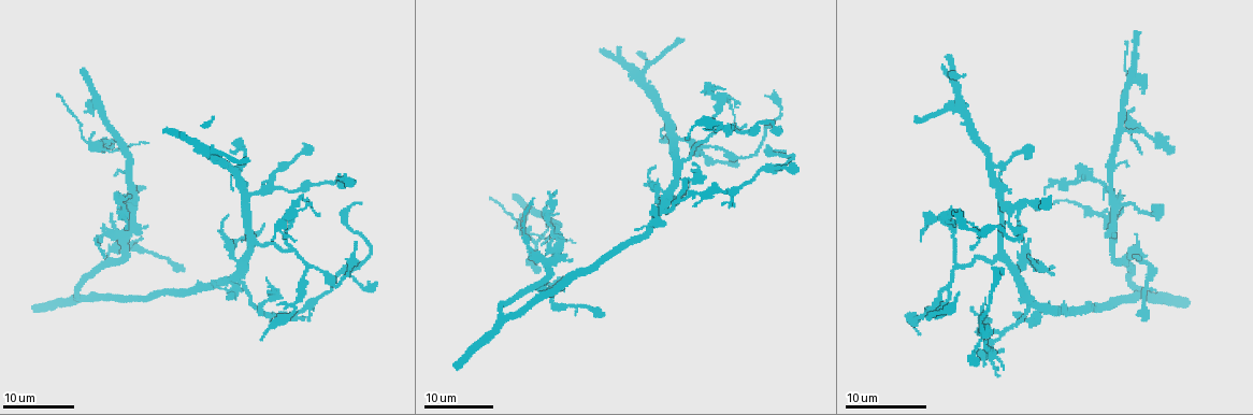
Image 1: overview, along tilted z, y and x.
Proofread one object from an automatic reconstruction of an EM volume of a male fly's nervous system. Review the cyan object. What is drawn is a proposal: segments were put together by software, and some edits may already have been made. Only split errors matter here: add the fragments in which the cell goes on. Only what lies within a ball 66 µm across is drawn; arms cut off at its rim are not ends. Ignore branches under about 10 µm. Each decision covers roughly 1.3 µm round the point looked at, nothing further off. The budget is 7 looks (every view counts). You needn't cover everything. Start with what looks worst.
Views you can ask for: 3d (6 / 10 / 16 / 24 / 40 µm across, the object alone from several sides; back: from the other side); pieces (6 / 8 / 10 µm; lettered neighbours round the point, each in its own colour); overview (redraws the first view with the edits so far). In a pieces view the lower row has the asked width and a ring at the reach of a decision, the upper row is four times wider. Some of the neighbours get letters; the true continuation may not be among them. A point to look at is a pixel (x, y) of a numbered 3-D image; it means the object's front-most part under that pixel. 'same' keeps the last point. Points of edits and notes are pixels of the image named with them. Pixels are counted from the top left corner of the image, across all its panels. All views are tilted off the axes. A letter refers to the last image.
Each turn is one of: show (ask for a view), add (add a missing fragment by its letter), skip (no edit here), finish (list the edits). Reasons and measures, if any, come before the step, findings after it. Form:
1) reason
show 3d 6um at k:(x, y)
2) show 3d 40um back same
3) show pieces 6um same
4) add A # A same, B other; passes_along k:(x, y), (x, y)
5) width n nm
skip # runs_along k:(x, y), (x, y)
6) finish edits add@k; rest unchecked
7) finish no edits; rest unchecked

free end
show 3d 24um at 1:(957, 296)

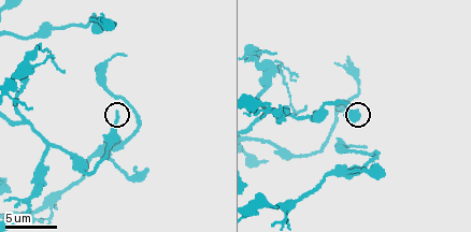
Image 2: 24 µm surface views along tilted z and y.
see the neighbours
show pieces 8um at 2:(118, 110)

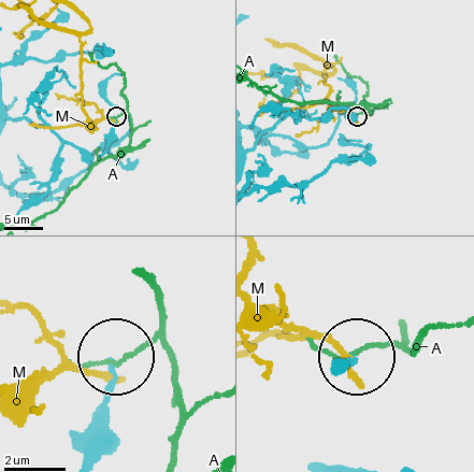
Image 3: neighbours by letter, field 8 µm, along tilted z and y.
skip # A other, M other; runs_along 3:(82, 458), (101, 419), (112, 360); no lettered fragment goes on from it

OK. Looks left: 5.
branch stops here
show 3d 24um at 1:(655, 208)

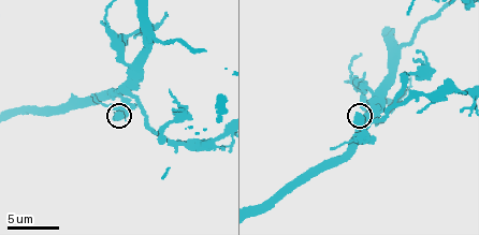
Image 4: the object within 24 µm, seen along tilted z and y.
see the neighbours
show pieces 10um at 4:(357, 113)

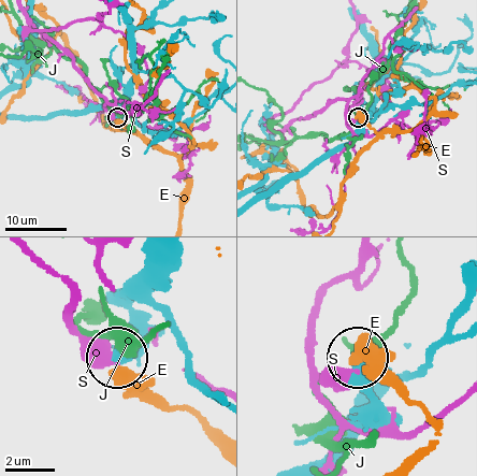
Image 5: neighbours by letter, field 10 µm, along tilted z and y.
skip # E other, J other, S other; no lettered fragment goes on from it

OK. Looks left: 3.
free end
show 3d 16um at 1:(145, 185)

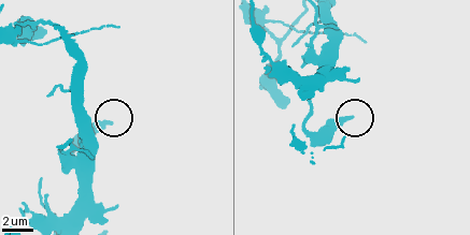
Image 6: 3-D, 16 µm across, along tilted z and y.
show pieces 8um at 6:(353, 117)

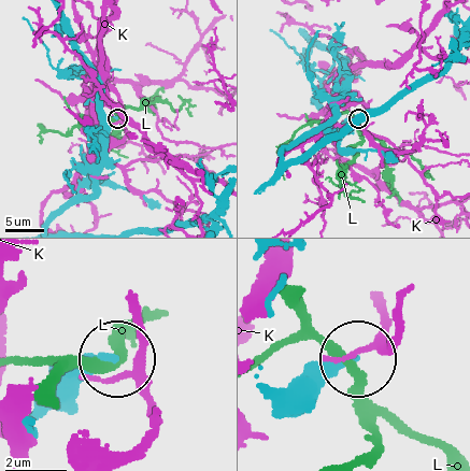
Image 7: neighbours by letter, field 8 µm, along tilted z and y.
skip # K other, L other; runs_along 7:(273, 385), (298, 385), (358, 357); no lettered fragment goes on from it

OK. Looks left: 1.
an open end
show pieces 10um at 4:(463, 107)

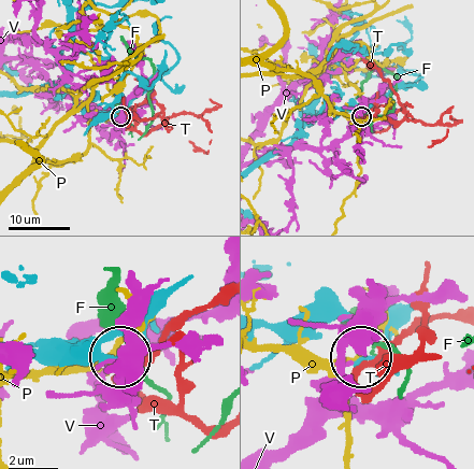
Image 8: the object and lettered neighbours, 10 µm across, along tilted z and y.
skip # F other, P other, T other, V other; no lettered fragment goes on from it

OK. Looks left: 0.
finish no edits; rest unchecked

